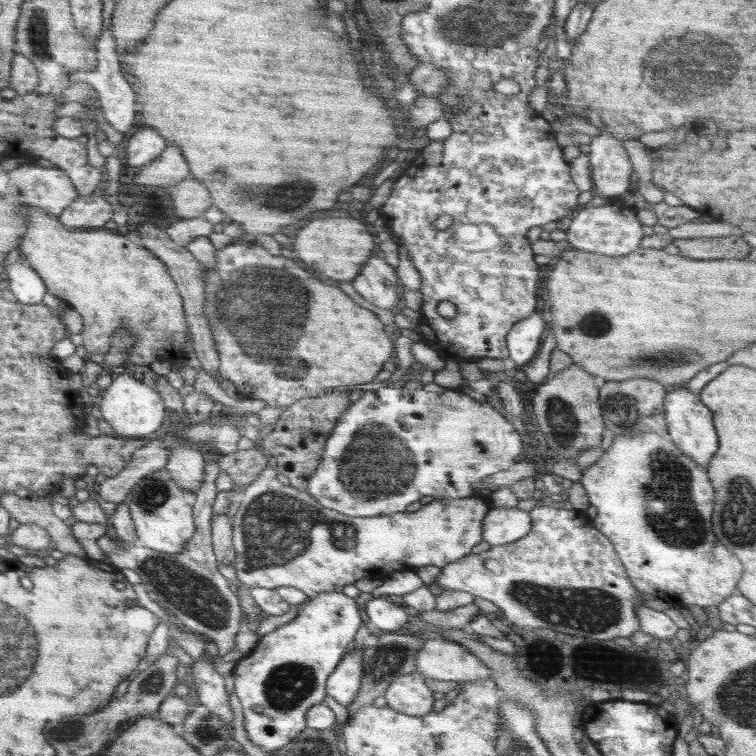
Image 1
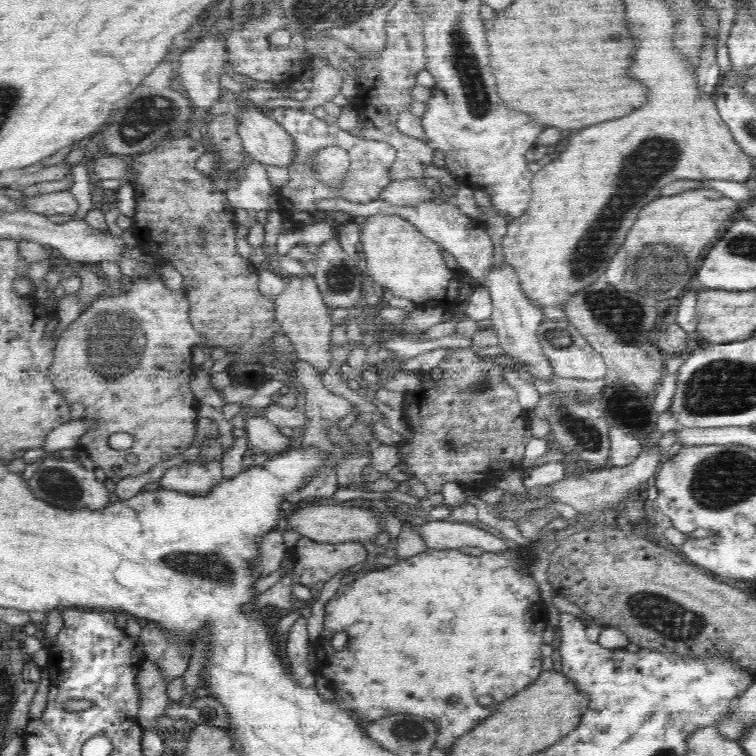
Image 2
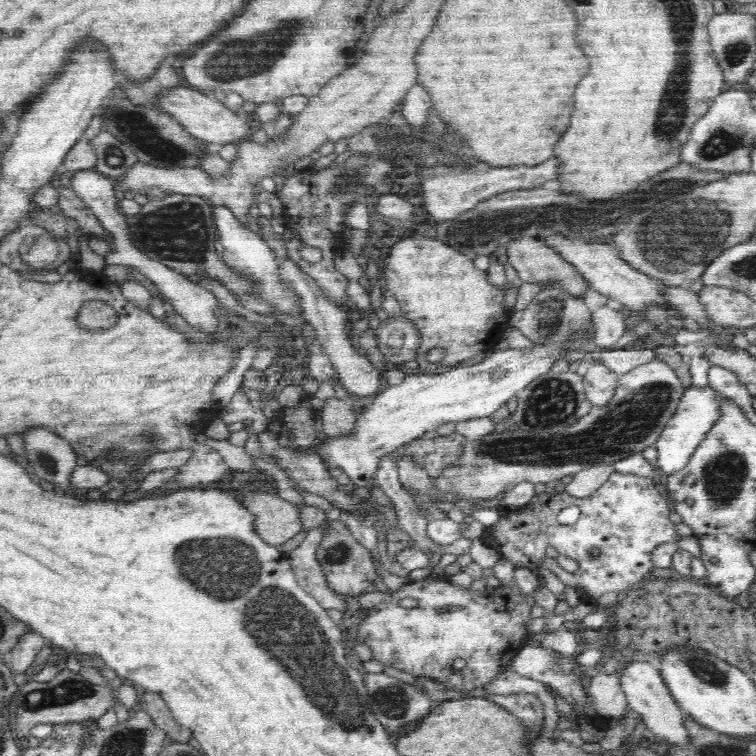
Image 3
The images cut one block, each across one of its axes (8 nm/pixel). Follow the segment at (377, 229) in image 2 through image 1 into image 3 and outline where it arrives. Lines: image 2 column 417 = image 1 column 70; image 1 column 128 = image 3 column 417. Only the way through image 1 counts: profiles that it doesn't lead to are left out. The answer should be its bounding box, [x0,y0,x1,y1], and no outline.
[383,238,511,374]

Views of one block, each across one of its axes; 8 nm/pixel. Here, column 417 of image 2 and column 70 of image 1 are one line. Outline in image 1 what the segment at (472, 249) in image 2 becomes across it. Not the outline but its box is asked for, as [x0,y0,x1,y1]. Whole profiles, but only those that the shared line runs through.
[59,192,115,229]

